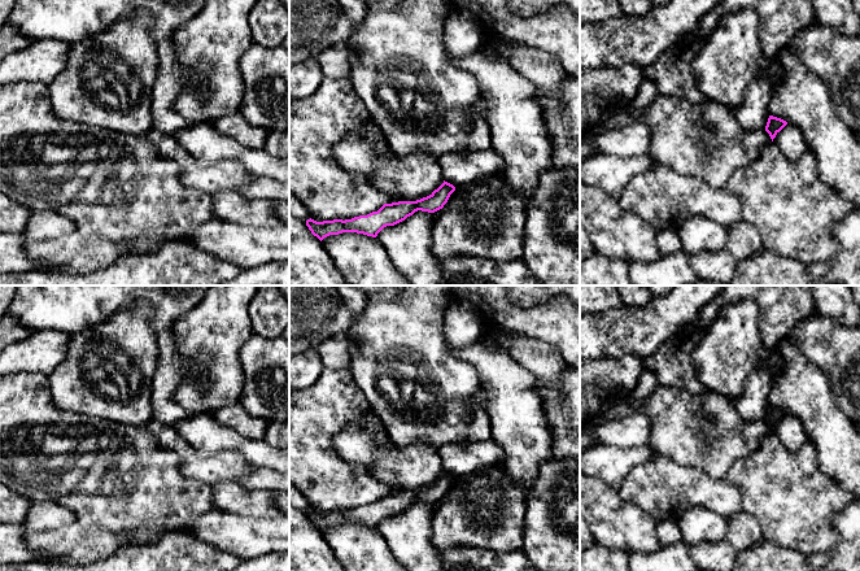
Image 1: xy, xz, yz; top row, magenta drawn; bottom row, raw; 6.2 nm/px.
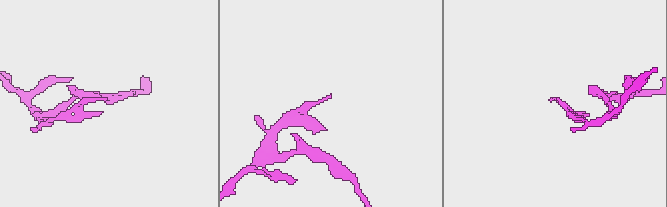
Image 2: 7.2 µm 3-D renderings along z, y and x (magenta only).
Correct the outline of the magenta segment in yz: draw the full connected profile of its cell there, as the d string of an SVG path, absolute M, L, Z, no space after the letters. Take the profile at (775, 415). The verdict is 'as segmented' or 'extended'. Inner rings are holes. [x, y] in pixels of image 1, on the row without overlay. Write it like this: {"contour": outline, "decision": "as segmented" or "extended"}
{"contour": "M769 406L765 422L769 424L772 432L776 428L776 426L787 415L786 411Z", "decision": "as segmented"}

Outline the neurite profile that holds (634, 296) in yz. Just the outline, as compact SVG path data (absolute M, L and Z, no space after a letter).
M617 286L617 288L625 306L645 306L652 298L647 286Z

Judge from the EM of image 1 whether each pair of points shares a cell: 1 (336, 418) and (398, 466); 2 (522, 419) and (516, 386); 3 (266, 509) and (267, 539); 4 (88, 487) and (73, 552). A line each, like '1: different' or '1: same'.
1: different
2: same
3: different
4: different

